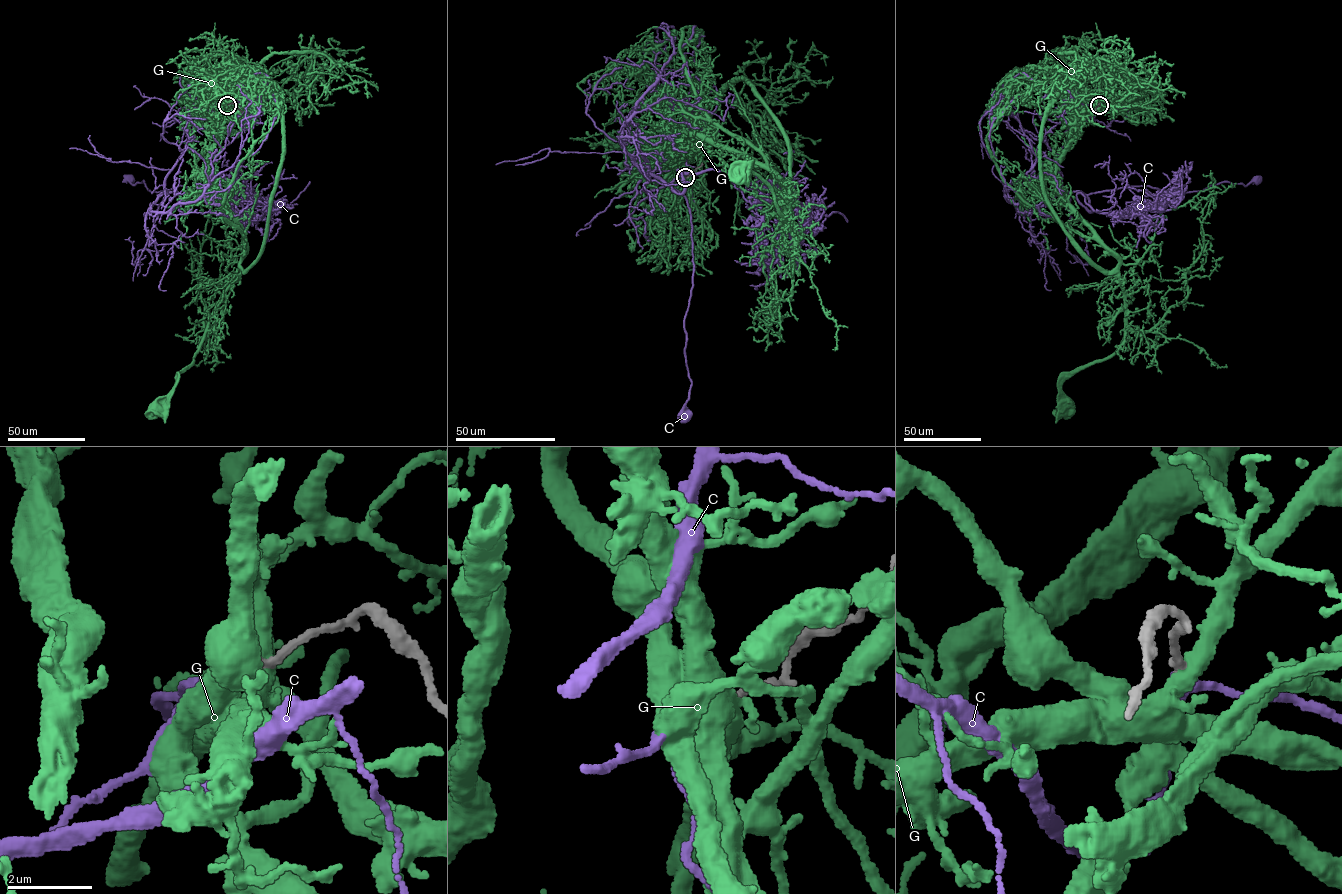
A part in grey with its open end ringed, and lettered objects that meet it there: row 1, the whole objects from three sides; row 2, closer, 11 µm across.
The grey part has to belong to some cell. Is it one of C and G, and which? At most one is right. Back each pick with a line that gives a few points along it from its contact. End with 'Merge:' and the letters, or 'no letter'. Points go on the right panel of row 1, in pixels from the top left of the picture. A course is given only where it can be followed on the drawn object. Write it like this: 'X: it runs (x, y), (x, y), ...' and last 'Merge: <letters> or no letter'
C: it runs (1099, 105), (1059, 151), (1065, 192), (1088, 194), (1135, 186), (1190, 192), (1258, 179)
Merge: C

